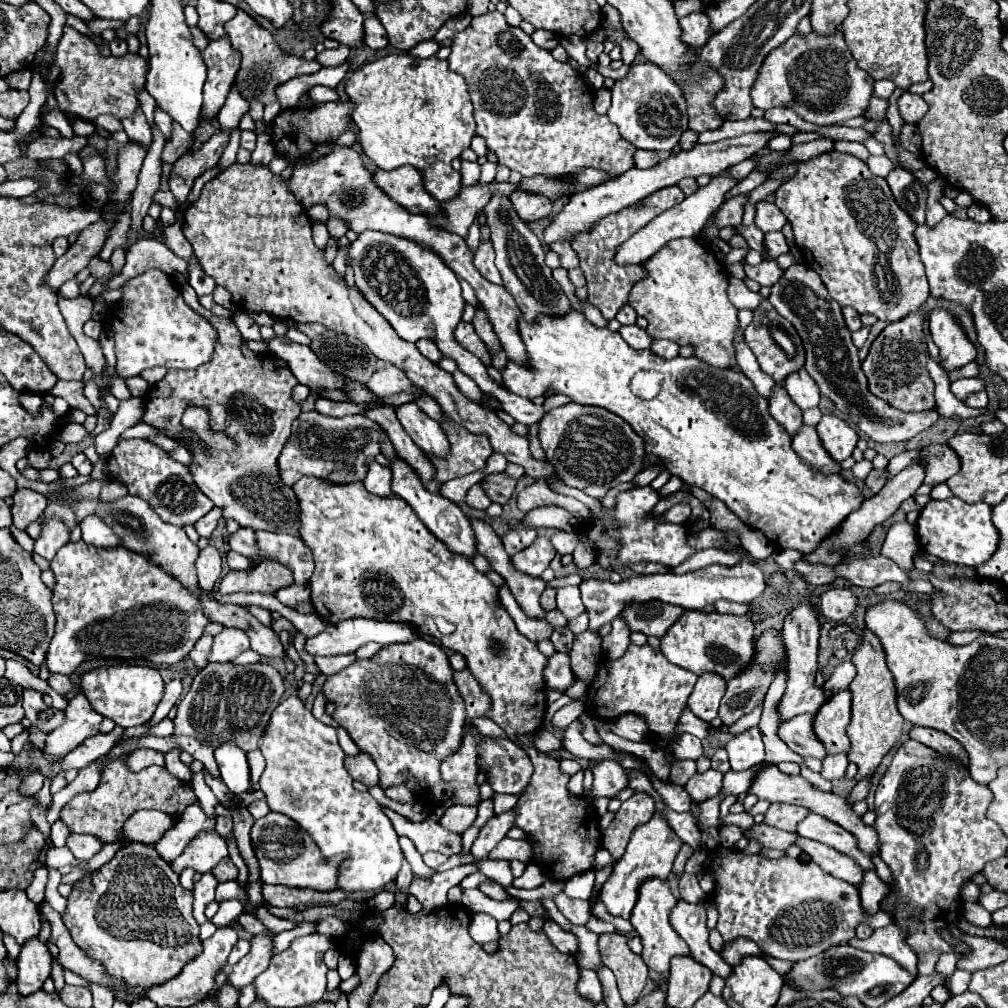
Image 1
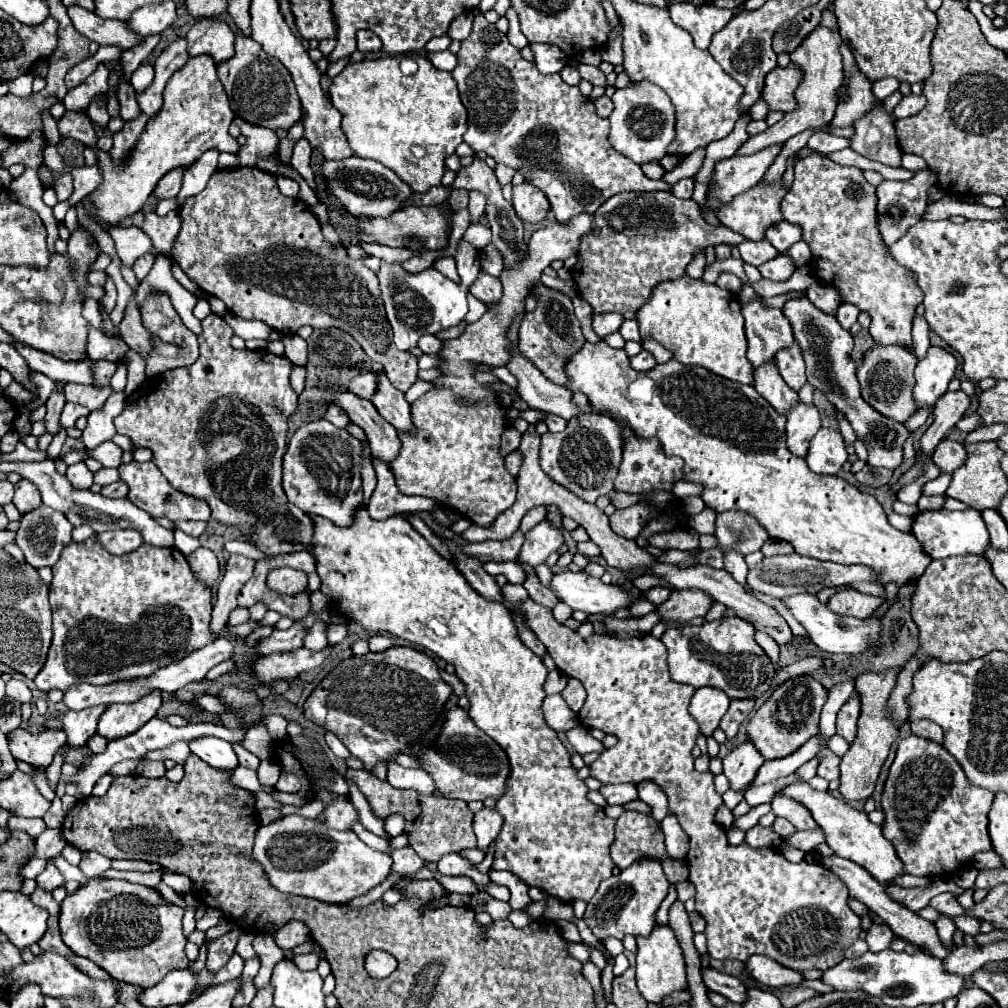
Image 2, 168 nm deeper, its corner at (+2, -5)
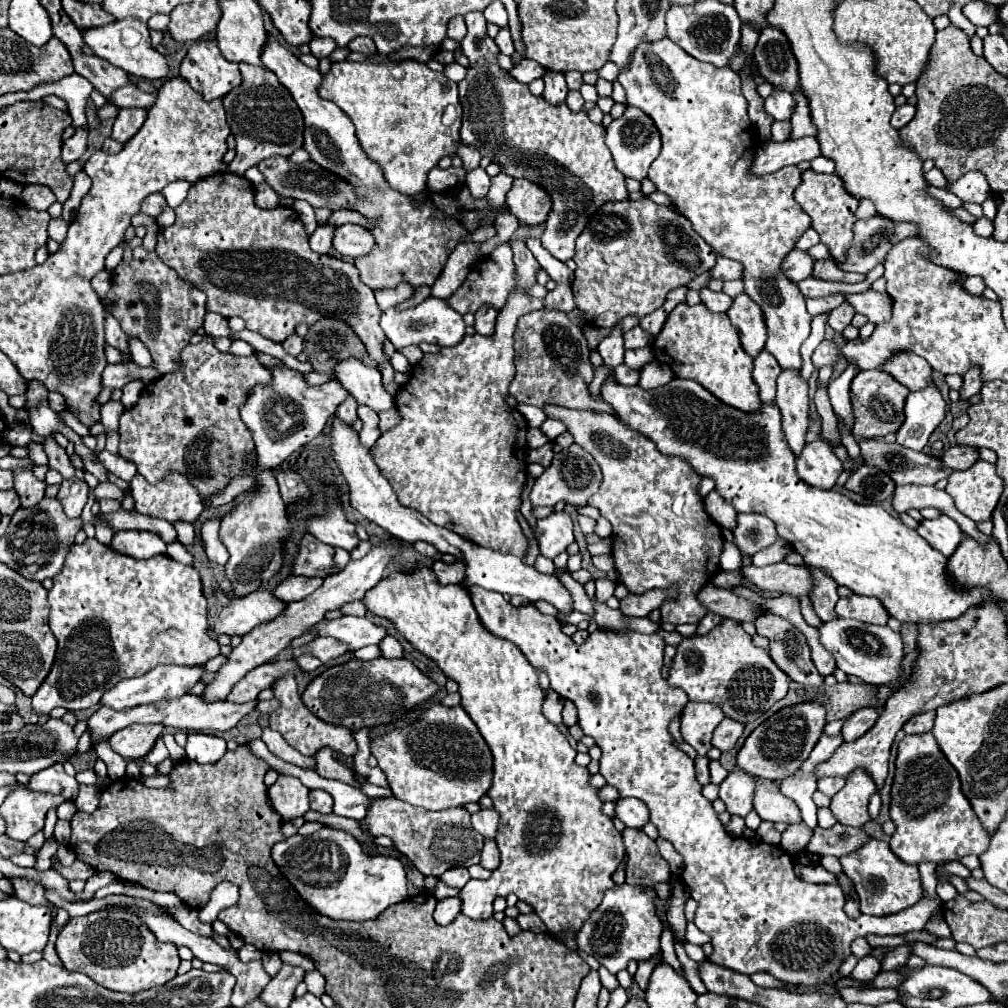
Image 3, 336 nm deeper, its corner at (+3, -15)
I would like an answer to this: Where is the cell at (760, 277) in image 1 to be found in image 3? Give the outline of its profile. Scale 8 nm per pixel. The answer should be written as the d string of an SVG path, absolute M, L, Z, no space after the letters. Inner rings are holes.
M793 249L783 263L783 273L789 279L795 279L795 283L799 283L813 275L813 265L815 265L815 259L807 251Z

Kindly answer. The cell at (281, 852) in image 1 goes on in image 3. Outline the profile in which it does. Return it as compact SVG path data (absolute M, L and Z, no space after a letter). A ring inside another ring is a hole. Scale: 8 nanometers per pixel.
M323 827L309 837L293 835L277 843L271 853L299 895L331 919L377 919L387 907L407 899L407 877L401 861L383 855L367 857L359 841L345 831Z

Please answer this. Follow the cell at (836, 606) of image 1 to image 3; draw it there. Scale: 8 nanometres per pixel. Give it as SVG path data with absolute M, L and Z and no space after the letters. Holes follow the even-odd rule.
M849 595L837 601L835 611L839 617L851 617L873 625L887 625L887 619L889 619L883 603L877 597Z

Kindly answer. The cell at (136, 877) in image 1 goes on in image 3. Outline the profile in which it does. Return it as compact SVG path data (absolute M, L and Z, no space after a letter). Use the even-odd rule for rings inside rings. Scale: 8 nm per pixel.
M95 911L69 919L57 937L57 955L65 969L85 973L95 983L125 993L159 987L171 981L179 967L177 947L159 943L135 915L127 915L125 911Z

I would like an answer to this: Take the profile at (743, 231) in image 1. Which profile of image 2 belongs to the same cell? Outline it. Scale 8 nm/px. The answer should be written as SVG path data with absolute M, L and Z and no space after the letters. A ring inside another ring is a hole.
M630 191L618 193L610 197L596 211L596 229L584 239L584 245L578 249L578 263L574 265L572 279L578 285L578 295L588 301L594 313L620 313L624 319L634 319L640 305L650 297L650 289L666 279L676 279L684 275L686 265L692 261L692 255L698 249L706 249L708 245L740 245L744 241L742 233L732 231L726 225L710 225L706 223L694 199L678 199L670 191Z

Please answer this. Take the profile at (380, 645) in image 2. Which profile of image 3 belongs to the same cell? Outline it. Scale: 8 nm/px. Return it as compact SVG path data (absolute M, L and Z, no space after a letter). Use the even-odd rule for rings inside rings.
M391 635L383 643L379 643L379 647L381 647L381 651L383 651L385 657L403 657L401 643L395 637L391 637Z

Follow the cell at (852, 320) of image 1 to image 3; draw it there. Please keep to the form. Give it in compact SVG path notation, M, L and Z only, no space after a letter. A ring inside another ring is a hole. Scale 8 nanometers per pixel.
M843 303L841 307L837 307L837 309L833 309L833 311L829 313L827 323L829 323L837 333L841 333L841 331L851 323L853 315L855 315L855 309L853 309L849 303Z

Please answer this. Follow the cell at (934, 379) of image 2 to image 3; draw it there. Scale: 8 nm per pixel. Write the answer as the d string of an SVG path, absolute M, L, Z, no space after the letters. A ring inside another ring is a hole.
M935 385L927 387L927 391L909 393L905 403L905 421L897 429L897 443L921 451L935 427L945 417L945 401Z

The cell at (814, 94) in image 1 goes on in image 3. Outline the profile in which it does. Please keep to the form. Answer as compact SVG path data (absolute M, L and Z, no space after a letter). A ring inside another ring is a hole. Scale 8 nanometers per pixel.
M773 91L773 95L765 99L765 111L775 121L789 121L793 109L795 109L795 99L787 91Z

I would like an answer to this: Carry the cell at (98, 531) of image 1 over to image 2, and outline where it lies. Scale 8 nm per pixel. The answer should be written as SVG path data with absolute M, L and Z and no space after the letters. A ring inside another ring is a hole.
M124 529L124 531L104 531L100 535L96 535L96 541L108 549L108 553L112 555L126 555L134 549L138 549L144 541L140 537L140 533L132 531L132 529Z

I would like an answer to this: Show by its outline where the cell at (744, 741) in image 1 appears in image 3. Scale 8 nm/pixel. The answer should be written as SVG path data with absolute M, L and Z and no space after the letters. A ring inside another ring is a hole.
M733 771L719 787L719 799L725 803L727 813L747 817L751 811L751 793L755 785L745 771Z

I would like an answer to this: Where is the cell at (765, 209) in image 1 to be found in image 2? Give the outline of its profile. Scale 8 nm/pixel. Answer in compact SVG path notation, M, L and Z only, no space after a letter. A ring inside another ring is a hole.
M780 221L780 223L776 223L776 225L766 229L766 239L776 249L780 249L780 253L784 253L790 245L794 245L796 241L802 239L802 233L800 233L798 225L792 225L788 221Z

